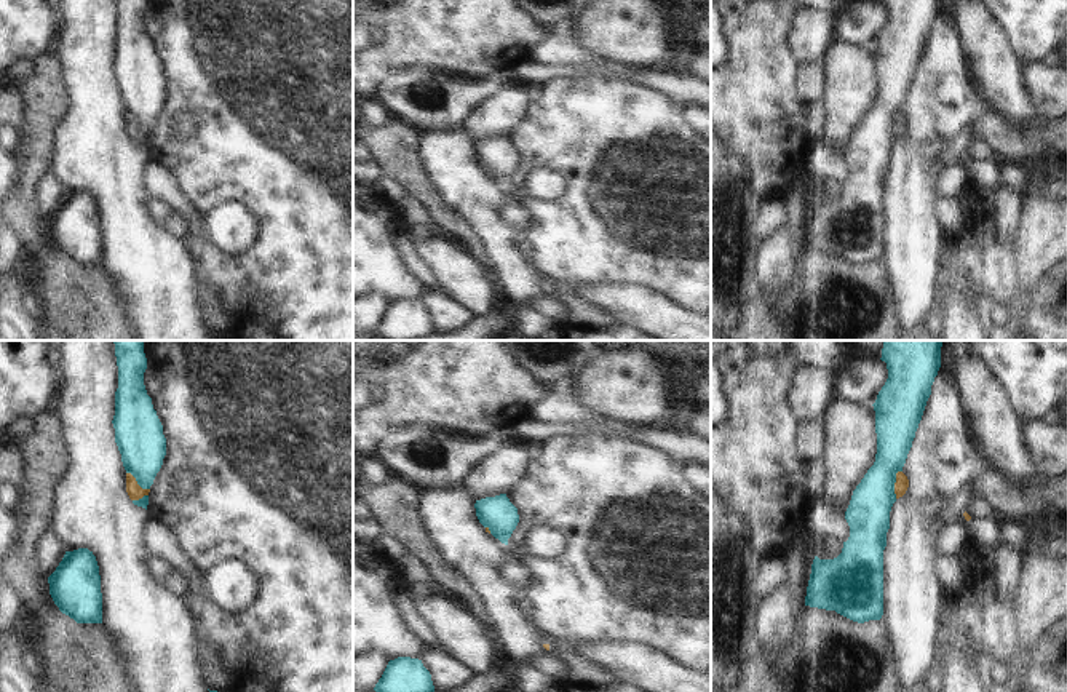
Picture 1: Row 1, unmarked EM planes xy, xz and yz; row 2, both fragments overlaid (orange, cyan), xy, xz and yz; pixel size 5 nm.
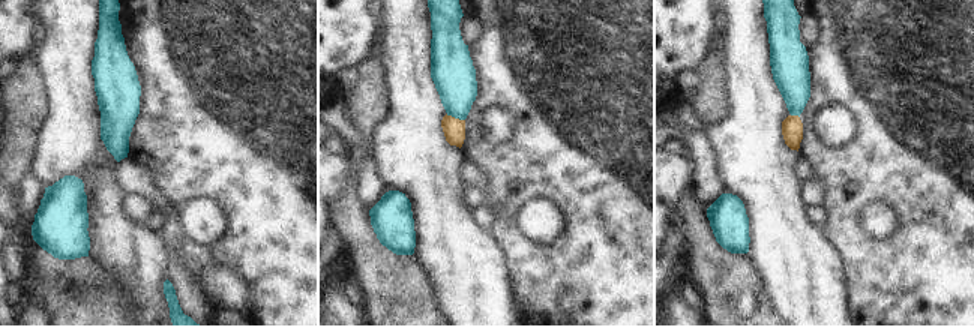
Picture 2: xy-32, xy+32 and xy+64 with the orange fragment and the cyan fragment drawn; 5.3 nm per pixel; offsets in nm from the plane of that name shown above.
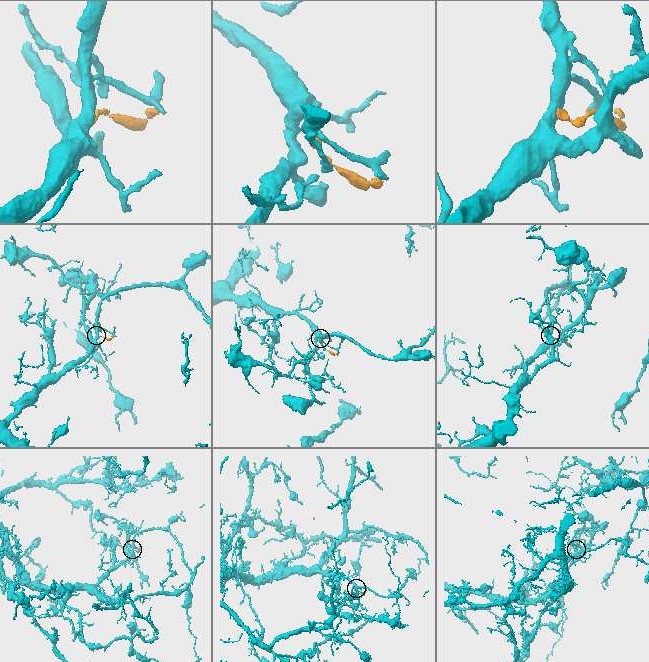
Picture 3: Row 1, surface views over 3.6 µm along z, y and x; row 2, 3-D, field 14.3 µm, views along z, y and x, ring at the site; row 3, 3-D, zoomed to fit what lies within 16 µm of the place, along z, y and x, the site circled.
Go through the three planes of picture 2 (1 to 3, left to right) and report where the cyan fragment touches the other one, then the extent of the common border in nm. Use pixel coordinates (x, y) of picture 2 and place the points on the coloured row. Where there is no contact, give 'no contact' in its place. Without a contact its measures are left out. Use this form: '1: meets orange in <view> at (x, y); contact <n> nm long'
1: no contact
2: meets orange in xy+32 at (455, 119); contact 110 nm long
3: meets orange in xy+64 at (796, 116); contact 50 nm long

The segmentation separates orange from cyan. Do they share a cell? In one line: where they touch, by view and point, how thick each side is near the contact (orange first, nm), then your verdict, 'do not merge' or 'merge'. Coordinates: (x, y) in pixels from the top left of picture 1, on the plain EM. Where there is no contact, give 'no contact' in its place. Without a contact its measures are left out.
yz (895, 125) | 70/220 nm | do not merge

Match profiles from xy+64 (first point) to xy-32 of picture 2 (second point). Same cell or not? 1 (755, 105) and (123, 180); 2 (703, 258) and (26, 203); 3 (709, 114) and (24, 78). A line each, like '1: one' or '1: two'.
1: two
2: two
3: one

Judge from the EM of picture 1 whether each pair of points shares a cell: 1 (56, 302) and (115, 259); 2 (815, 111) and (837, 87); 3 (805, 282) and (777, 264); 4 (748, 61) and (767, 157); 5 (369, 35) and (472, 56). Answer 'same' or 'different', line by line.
1: different
2: different
3: different
4: same
5: same

